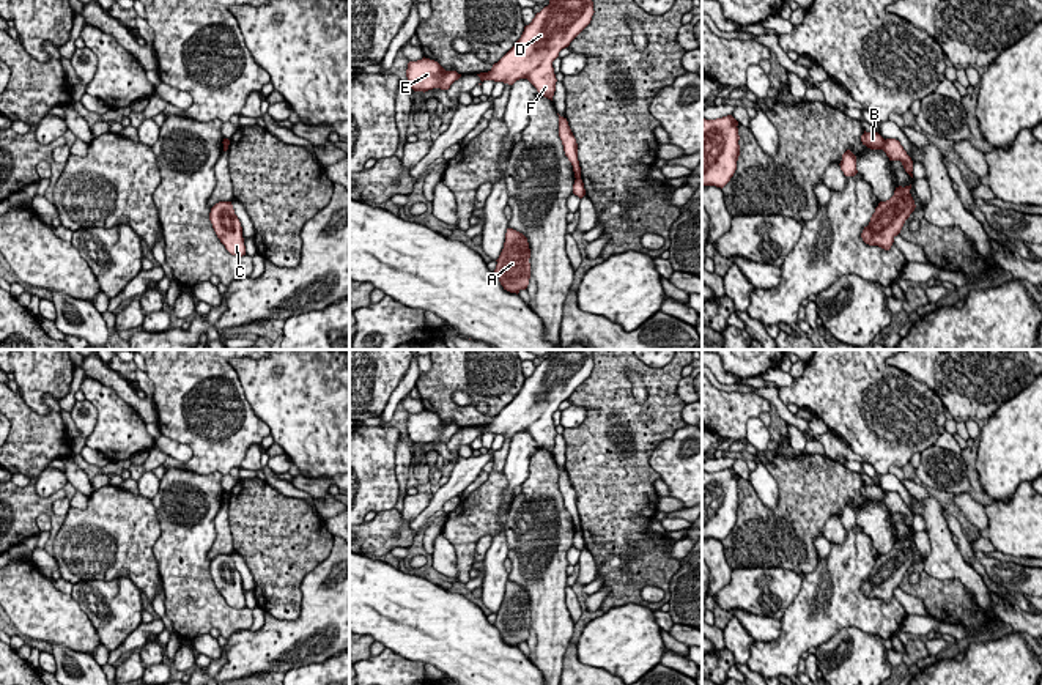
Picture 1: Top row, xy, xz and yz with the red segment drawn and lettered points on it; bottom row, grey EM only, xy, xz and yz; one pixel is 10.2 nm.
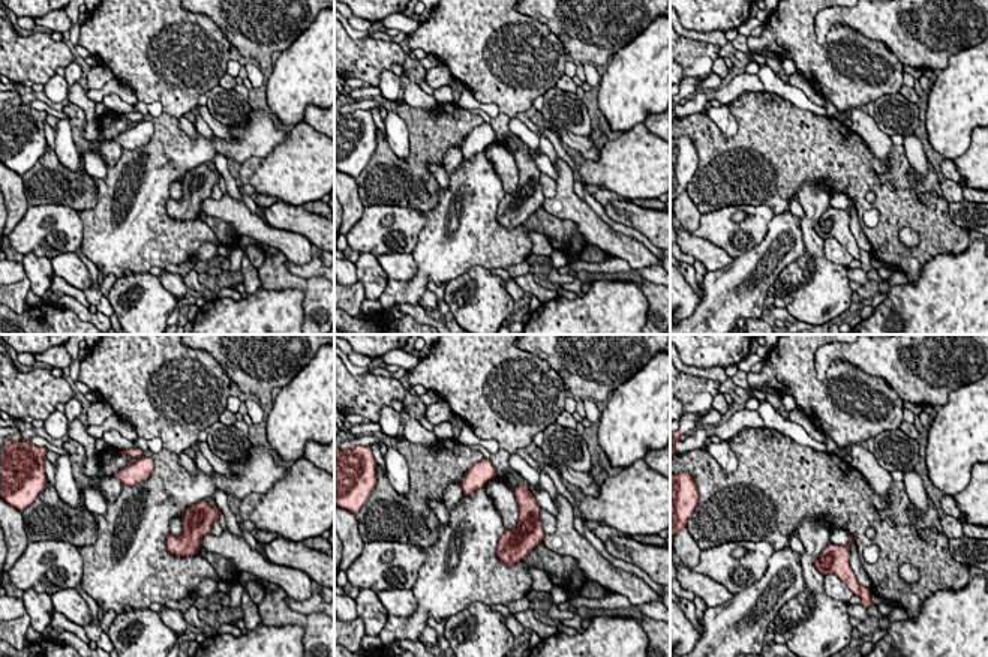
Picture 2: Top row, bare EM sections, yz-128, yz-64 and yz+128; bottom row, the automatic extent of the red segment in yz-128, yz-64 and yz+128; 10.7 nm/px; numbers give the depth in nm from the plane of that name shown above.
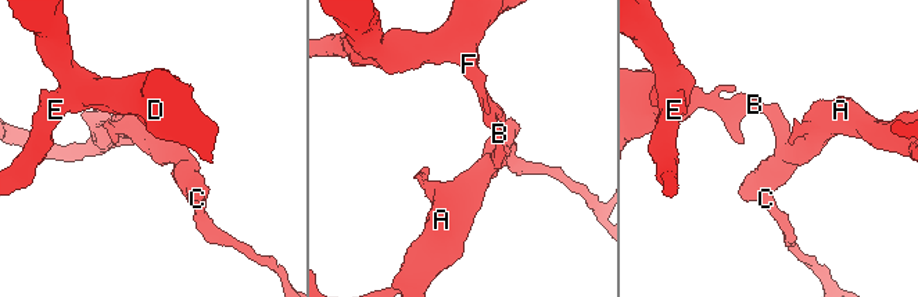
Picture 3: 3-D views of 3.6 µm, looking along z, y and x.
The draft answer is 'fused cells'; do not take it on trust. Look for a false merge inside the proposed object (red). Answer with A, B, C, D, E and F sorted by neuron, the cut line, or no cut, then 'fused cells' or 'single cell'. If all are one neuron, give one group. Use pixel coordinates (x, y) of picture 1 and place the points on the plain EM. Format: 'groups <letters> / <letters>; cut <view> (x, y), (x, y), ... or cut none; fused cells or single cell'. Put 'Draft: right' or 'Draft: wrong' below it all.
groups A C / B D E F; cut yz (885, 493), (882, 501); fused cells
Draft: right

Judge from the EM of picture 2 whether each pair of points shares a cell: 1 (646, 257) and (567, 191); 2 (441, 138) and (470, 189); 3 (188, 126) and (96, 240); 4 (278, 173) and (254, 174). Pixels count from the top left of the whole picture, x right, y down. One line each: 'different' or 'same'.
1: same
2: different
3: different
4: same

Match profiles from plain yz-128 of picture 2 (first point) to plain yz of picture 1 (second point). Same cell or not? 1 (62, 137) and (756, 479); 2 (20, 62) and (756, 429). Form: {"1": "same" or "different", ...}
{"1": "same", "2": "different"}

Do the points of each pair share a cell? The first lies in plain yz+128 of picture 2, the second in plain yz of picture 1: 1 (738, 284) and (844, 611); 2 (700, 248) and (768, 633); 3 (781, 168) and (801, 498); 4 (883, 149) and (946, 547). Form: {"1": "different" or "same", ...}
{"1": "same", "2": "same", "3": "same", "4": "same"}

